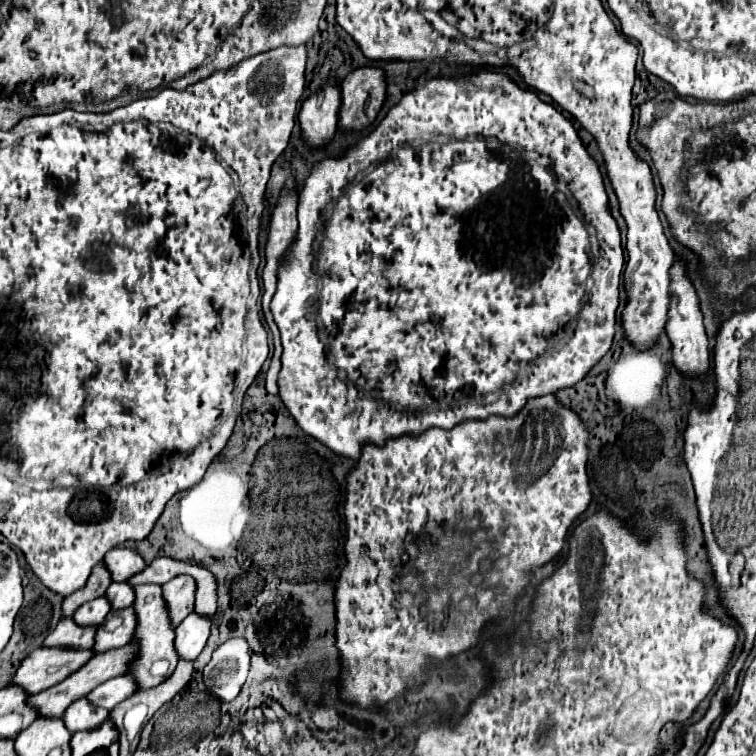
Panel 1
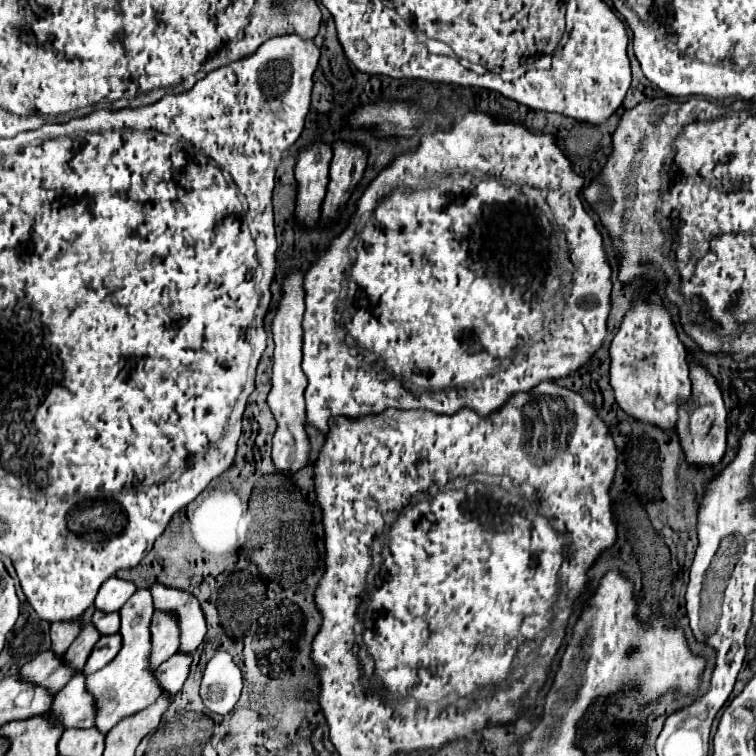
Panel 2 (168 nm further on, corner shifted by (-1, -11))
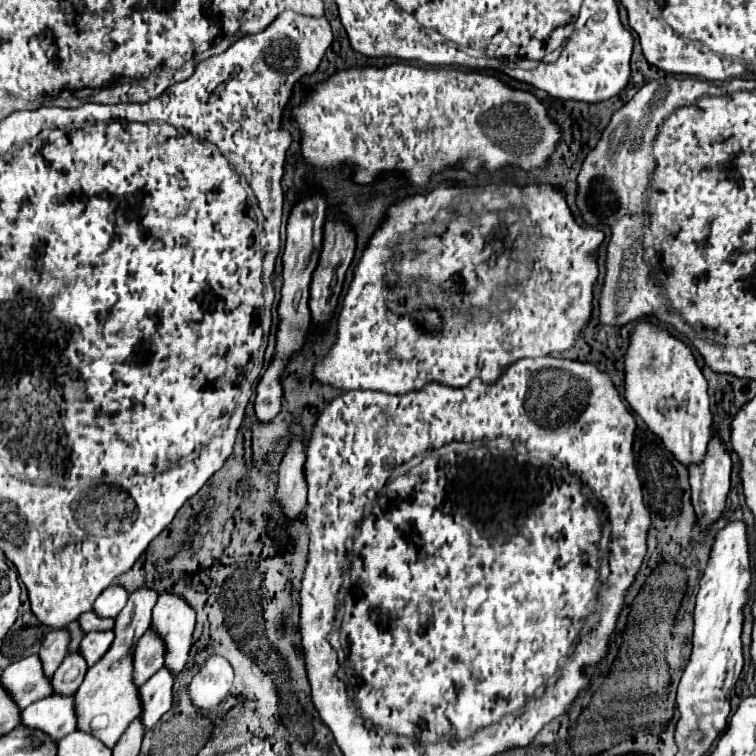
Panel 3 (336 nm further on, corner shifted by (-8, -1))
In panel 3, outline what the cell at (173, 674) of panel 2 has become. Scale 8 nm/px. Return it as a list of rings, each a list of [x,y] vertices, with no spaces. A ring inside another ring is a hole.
[[[163,667],[143,687],[139,687],[139,699],[143,701],[141,721],[145,731],[149,731],[161,719],[161,715],[171,709],[173,681],[175,677]]]

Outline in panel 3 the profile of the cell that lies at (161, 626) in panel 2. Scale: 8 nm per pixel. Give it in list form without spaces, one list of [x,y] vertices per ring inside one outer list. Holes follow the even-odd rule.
[[[147,631],[135,647],[135,685],[141,687],[147,679],[151,679],[151,675],[155,675],[163,667],[163,655],[163,641],[159,641],[155,633]]]

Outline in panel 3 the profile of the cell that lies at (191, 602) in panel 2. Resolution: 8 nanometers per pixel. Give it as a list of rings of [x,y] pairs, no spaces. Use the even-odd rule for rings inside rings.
[[[163,593],[153,607],[153,621],[157,637],[165,641],[165,667],[179,673],[191,649],[191,635],[195,627],[195,611],[177,595]]]

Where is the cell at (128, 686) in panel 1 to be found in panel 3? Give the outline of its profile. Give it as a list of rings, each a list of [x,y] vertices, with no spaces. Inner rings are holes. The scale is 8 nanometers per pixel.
[[[45,697],[43,701],[35,701],[21,711],[19,719],[21,727],[47,733],[47,737],[55,743],[73,733],[77,729],[75,723],[77,717],[73,711],[73,697]]]

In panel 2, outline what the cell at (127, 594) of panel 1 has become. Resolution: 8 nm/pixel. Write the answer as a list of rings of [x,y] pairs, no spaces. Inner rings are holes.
[[[94,611],[92,615],[92,623],[98,627],[98,631],[102,635],[112,635],[120,629],[120,613],[108,613],[104,615],[104,611]]]

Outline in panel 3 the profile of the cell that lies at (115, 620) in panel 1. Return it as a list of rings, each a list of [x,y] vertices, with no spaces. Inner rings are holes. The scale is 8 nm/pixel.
[[[95,631],[95,633],[85,633],[85,637],[79,643],[79,655],[87,661],[87,665],[95,665],[111,647],[113,631]]]

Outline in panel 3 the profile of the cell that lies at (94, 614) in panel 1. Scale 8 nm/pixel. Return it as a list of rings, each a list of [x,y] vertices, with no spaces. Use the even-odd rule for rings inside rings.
[[[79,653],[67,655],[51,679],[53,695],[63,695],[63,697],[73,695],[75,689],[81,685],[85,671],[87,663],[83,663],[83,657]]]

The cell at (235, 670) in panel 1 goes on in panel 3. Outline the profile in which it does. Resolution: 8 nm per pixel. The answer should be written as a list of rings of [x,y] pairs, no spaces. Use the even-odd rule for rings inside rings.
[[[211,655],[189,683],[189,697],[201,711],[213,711],[229,693],[233,667],[221,655]]]

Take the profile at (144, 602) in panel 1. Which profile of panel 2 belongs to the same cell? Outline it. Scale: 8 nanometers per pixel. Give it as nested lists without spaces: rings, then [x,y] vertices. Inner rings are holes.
[[[138,589],[128,603],[120,609],[122,625],[120,625],[120,635],[122,635],[122,651],[116,655],[112,663],[108,663],[104,669],[92,673],[86,677],[86,689],[96,697],[98,703],[98,717],[96,717],[96,727],[102,733],[108,733],[122,717],[134,715],[148,705],[152,705],[158,695],[162,693],[162,687],[148,667],[148,651],[152,651],[152,633],[148,631],[152,623],[152,597],[148,589]]]

